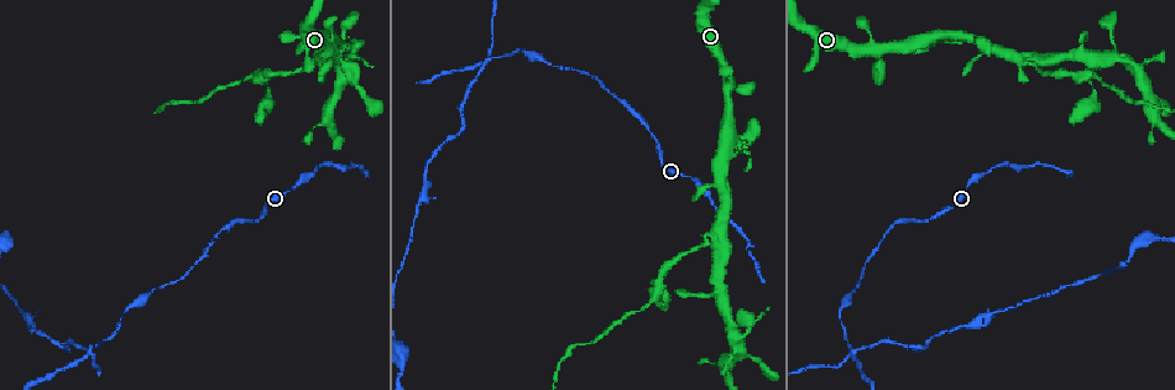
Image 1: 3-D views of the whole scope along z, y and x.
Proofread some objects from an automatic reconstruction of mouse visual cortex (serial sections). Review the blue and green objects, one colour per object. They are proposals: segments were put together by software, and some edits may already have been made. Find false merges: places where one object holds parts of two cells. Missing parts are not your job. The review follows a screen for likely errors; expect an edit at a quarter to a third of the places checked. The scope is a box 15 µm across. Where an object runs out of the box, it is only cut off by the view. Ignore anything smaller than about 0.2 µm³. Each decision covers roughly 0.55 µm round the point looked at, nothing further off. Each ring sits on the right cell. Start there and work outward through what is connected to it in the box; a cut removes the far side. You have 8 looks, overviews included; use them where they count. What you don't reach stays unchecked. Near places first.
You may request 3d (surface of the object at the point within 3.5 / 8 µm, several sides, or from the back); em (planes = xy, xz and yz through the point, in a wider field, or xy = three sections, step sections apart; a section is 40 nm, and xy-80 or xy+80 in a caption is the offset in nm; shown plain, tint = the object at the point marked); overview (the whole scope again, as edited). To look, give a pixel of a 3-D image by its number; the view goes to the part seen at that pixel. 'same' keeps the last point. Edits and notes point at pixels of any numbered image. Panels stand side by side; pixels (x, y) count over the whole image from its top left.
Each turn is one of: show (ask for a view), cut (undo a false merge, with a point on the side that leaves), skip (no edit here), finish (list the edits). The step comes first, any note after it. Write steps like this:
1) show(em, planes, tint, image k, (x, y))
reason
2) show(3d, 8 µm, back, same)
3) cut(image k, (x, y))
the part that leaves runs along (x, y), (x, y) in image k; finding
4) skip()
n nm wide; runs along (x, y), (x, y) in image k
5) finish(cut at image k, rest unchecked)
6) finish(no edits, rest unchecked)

show(3d, 3.5 µm, image 1, (522, 48))
narrows sharply

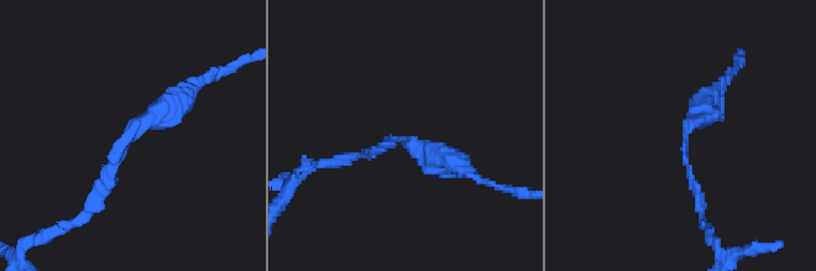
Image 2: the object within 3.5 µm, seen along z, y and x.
show(em, xy, step 3, tint, image 2, (121, 146))
arms of 150, 350 nm; now the EM

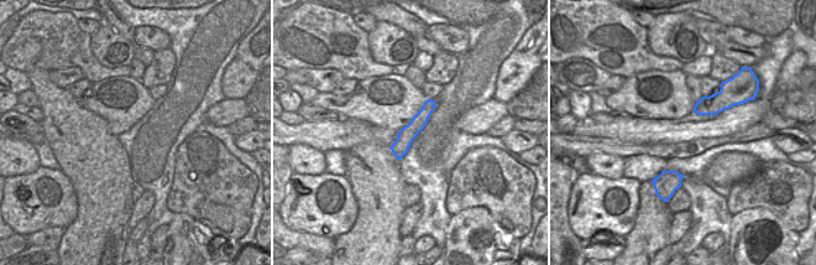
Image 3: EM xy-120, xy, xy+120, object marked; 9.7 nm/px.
skip()
160 nm wide; runs along (432, 103), (406, 136), (399, 155) in image 3; one cell here

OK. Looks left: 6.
show(3d, 3.5 µm, back, image 1, (853, 349))
four-way junction

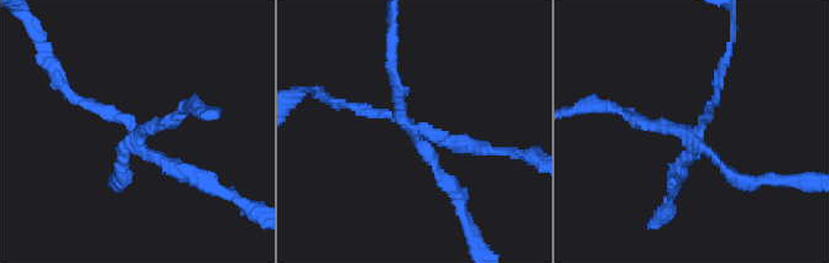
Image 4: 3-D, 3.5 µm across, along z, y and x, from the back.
show(em, planes, tint, image 4, (131, 132))

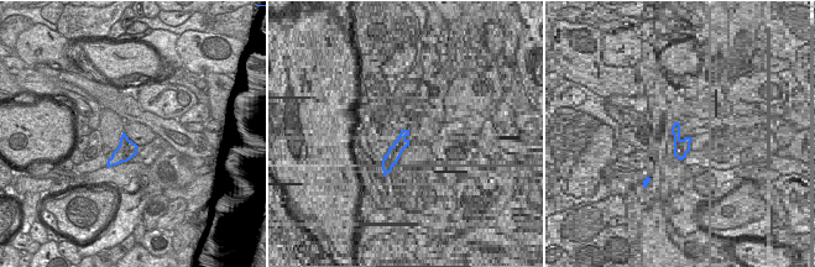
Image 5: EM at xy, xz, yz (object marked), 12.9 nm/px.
cut(image 4, (728, 172))
arms of 150, 150, 150, 200 nm; a second cell is stuck on

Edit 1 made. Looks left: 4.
show(3d, 3.5 µm, image 1, (1033, 57))
thick turns thin

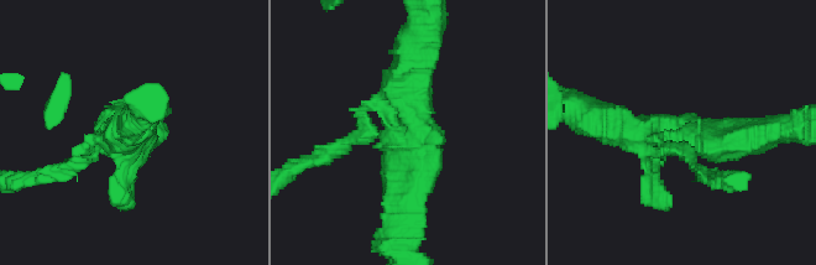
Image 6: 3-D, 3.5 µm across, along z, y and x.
show(em, xy, step 3, tint, image 6, (687, 142))

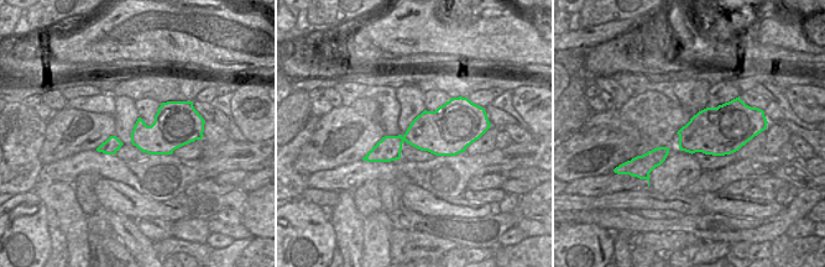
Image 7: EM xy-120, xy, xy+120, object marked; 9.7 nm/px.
cut(image 6, (55, 169))
the part that leaves runs along (98, 147), (52, 175), (26, 178) in image 6; two cells meet here

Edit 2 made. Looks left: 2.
finish(cut at image 4, cut at image 6, rest unchecked)

